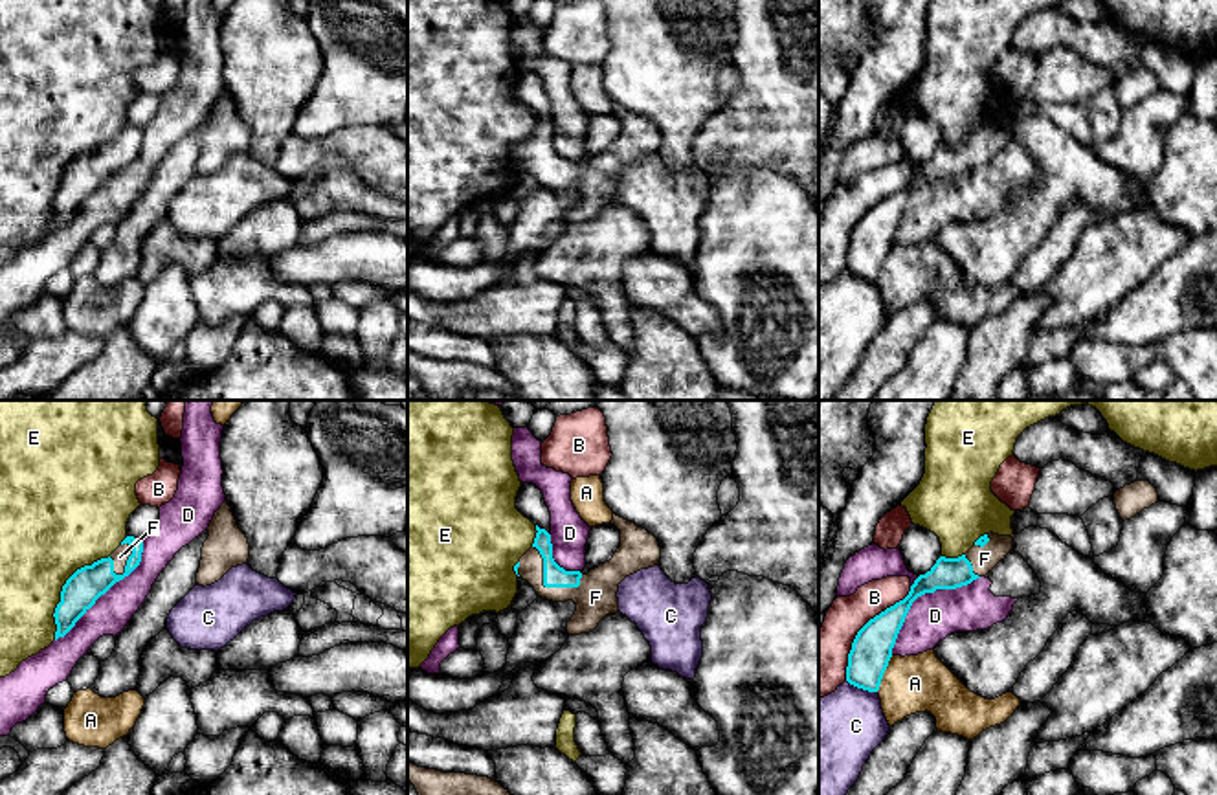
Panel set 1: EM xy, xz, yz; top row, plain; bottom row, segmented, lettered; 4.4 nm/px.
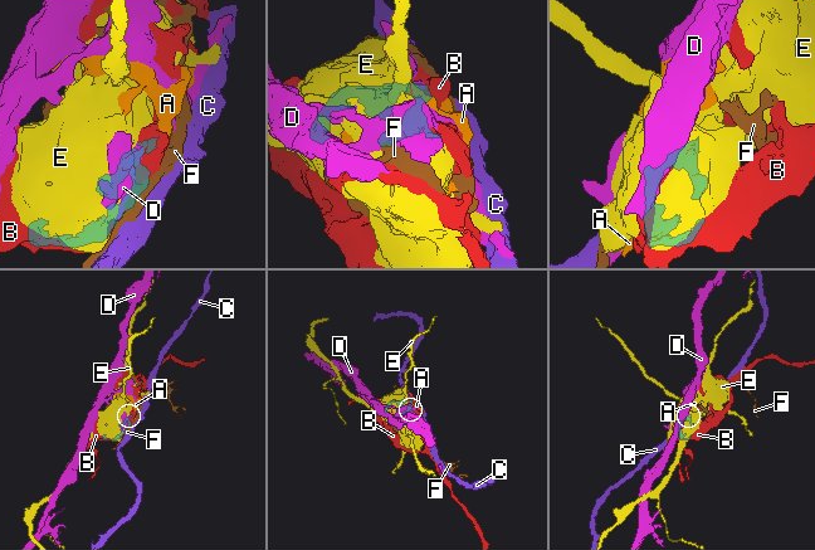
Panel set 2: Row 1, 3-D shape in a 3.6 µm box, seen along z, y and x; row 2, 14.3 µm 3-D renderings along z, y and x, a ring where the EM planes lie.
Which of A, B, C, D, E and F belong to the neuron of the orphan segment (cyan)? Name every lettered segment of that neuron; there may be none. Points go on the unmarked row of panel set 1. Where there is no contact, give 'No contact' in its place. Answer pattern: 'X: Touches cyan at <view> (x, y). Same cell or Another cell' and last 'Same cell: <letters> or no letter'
A: Touches cyan at yz (883, 261). Another cell
B: Touches cyan at yz (861, 217). Another cell
C: Touches cyan at yz (861, 276). Another cell
D: Touches cyan at yz (920, 184). Another cell
E: Touches cyan at xy (63, 179). Another cell
F: Touches cyan at xz (544, 173). Same cell
Same cell: F

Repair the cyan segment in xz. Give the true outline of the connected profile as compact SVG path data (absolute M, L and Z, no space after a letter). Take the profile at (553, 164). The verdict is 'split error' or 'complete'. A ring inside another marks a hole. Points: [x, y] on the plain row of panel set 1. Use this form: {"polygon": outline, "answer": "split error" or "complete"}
{"polygon": "M617 103L611 114L620 119L620 136L609 151L587 163L560 156L553 147L551 123L538 114L532 136L514 154L516 163L527 169L538 185L576 193L565 217L569 224L589 222L606 204L619 202L619 173L641 158L659 154L661 136L653 123Z", "answer": "split error"}

